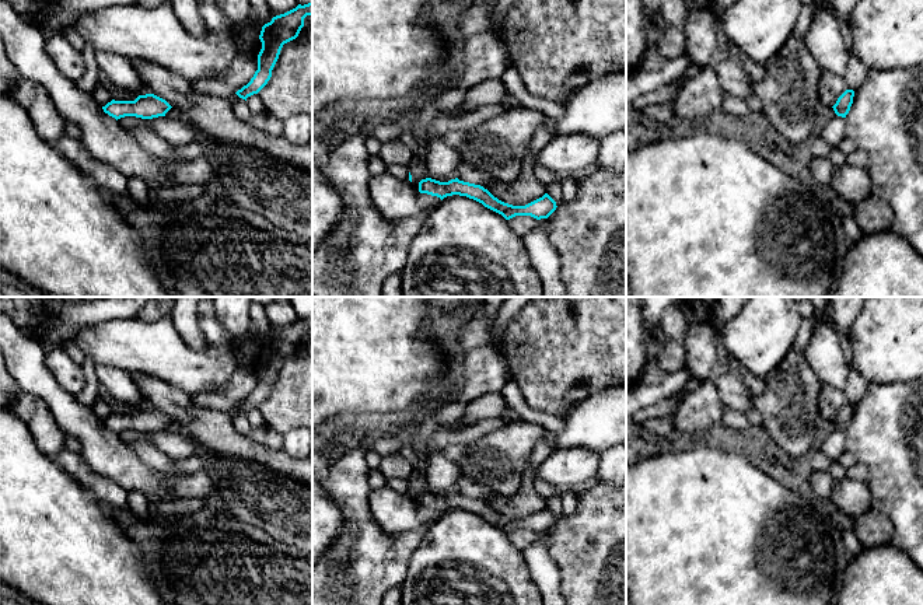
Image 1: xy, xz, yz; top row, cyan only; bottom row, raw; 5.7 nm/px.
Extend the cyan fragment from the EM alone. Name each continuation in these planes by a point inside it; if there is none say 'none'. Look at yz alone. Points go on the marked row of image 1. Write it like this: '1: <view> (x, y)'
none

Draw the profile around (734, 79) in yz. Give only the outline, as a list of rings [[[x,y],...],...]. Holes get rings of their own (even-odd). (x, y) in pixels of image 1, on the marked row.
[[[728,56],[714,64],[714,70],[726,92],[741,99],[747,99],[754,94],[754,83],[738,57]]]

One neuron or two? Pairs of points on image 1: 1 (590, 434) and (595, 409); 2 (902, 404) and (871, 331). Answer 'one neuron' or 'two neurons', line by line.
1: one neuron
2: two neurons

